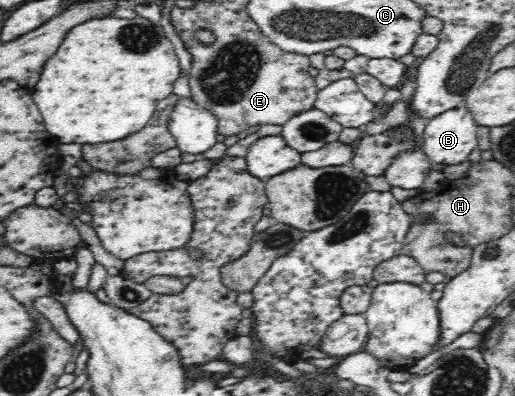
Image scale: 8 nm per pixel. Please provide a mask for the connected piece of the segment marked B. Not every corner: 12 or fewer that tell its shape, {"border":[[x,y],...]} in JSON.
{"border":[[468,107],[431,118],[422,152],[432,163],[460,164],[478,148]]}

